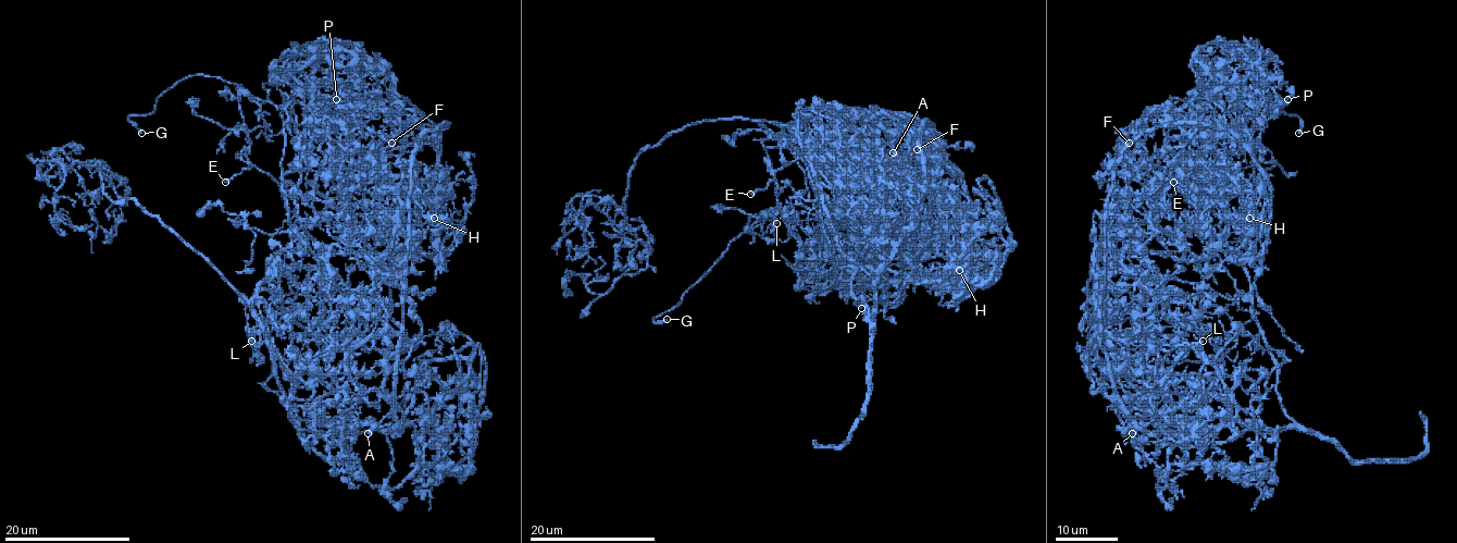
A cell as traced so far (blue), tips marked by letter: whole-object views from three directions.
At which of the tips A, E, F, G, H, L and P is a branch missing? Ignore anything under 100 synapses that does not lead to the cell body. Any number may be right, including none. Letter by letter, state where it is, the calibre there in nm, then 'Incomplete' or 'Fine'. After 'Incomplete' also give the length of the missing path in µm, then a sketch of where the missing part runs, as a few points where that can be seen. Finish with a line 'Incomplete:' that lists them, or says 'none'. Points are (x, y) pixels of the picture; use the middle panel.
A: Place: (893, 152). Thickness 360 nm. Fine
E: Place: (750, 194). Thickness 380 nm. Fine
F: Place: (917, 149). Thickness 190 nm. Fine
G: Place: (667, 319). Thickness 320 nm. Fine
H: Place: (959, 270). Thickness 240 nm. Fine
L: Place: (776, 223). Thickness 400 nm. Fine
P: Place: (861, 308). Thickness 380 nm. Fine
Incomplete: none

